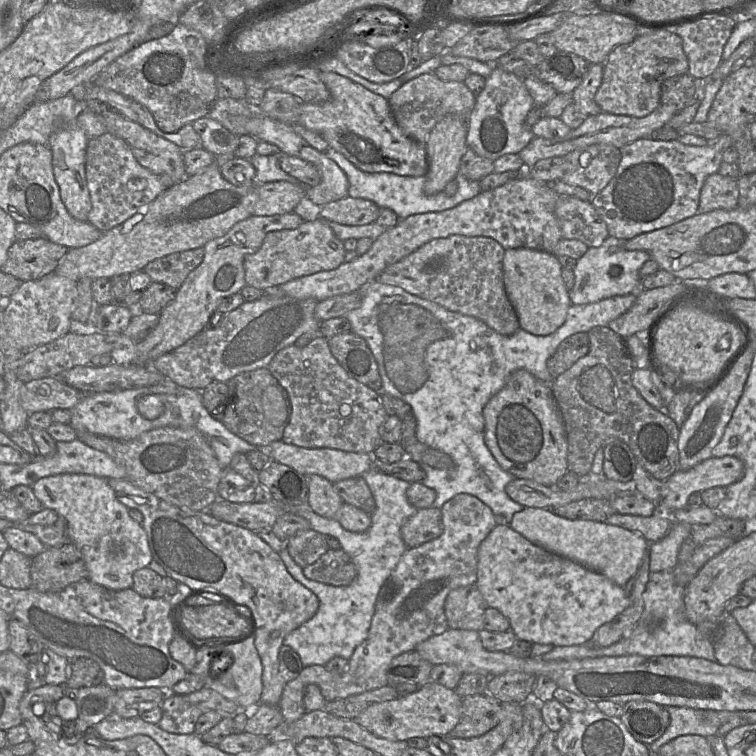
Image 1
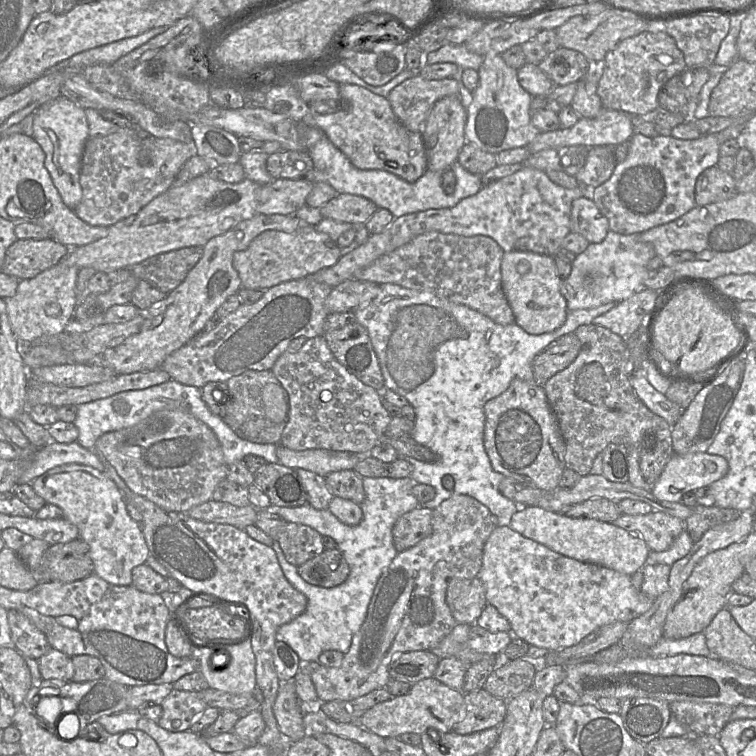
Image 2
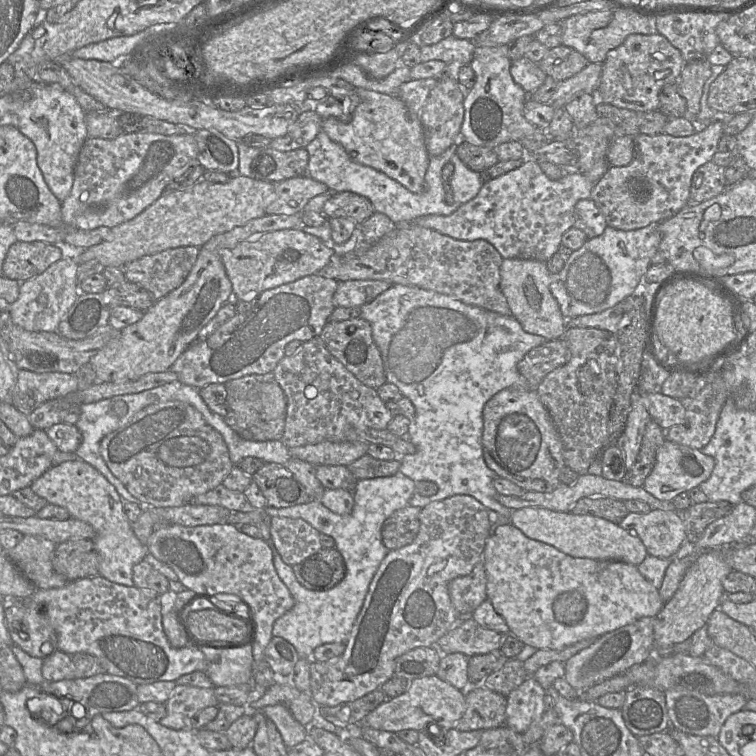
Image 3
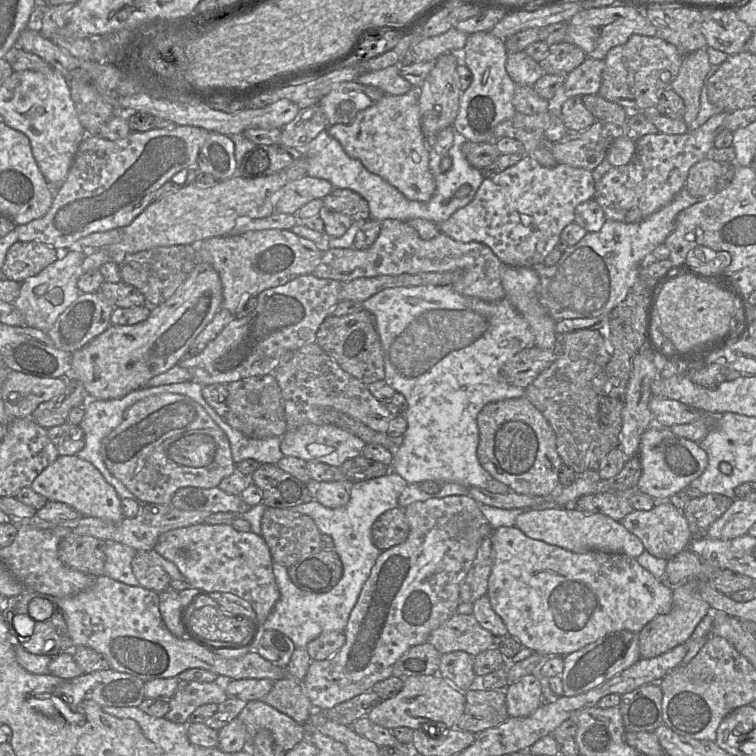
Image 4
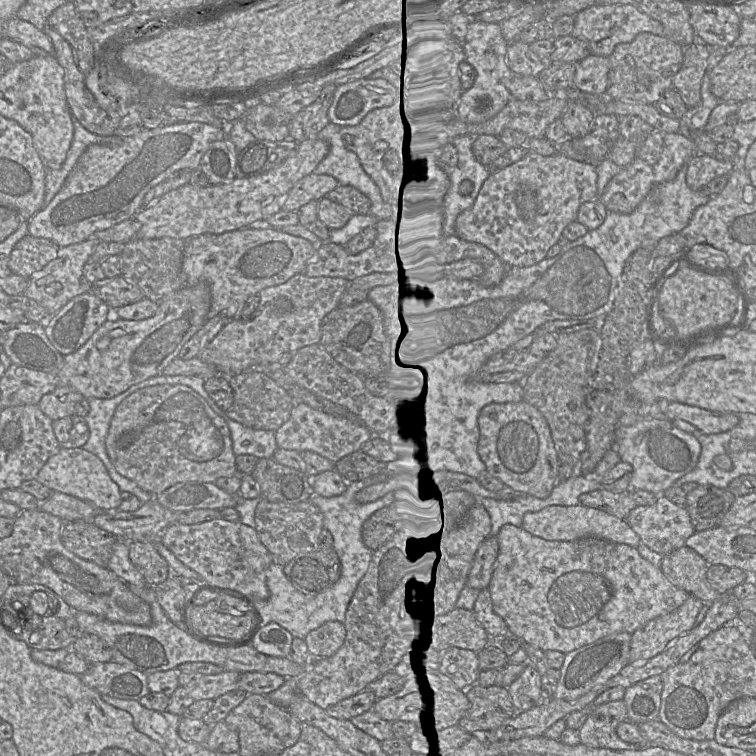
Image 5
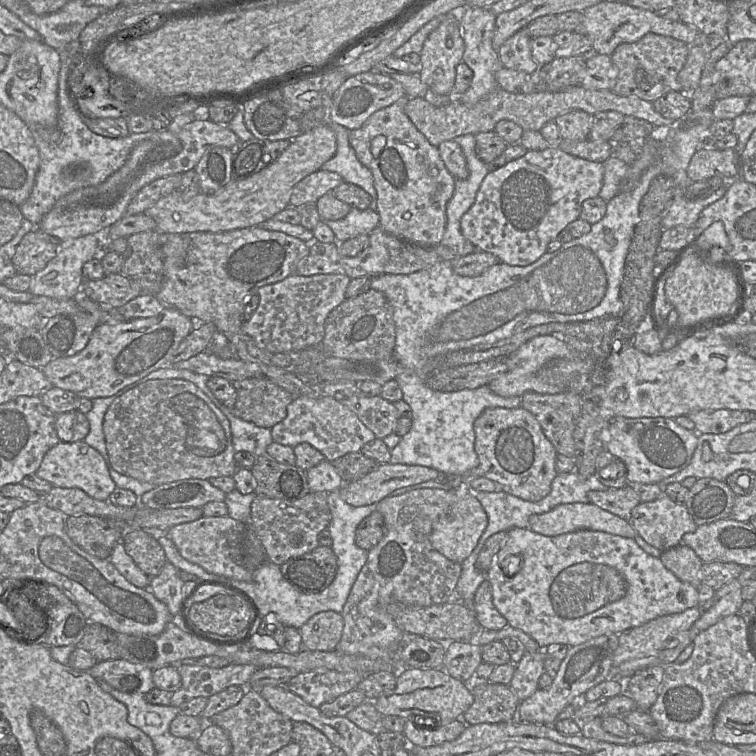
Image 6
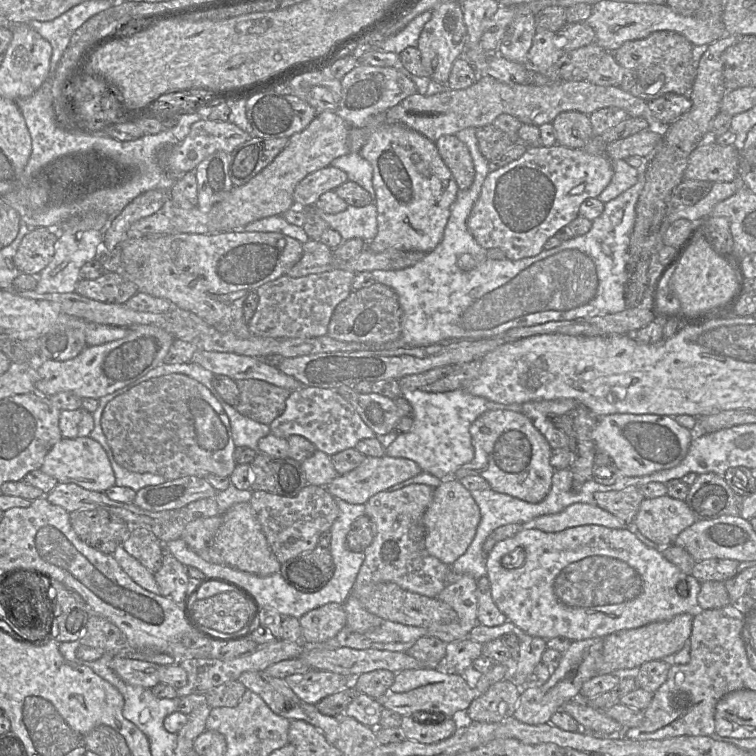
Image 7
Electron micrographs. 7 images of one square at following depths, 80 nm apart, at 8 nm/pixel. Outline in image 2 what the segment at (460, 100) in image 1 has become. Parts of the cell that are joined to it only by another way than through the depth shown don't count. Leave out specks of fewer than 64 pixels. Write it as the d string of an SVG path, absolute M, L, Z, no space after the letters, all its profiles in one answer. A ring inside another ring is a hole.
M419 74L414 75L412 78L407 79L406 81L402 82L398 86L396 86L389 94L388 100L391 105L391 108L398 118L398 120L410 131L414 132L420 132L423 135L424 126L426 123L426 120L434 106L434 104L448 96L460 96L462 100L465 102L465 108L466 108L466 100L468 98L469 93L463 89L460 82L457 80L457 78L445 78L441 80L429 80L425 79Z

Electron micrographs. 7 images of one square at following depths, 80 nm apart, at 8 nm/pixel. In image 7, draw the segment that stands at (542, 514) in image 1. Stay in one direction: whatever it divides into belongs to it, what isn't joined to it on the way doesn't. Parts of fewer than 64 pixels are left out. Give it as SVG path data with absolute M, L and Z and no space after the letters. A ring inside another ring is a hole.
M574 503L559 513L536 517L530 524L544 532L560 532L581 525L601 525L608 528L625 528L627 524L610 512L588 503Z

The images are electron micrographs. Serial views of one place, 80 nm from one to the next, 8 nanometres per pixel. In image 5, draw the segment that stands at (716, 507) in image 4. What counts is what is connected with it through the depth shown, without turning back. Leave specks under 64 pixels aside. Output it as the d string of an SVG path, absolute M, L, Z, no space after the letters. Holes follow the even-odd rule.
M698 485L687 493L685 507L695 531L703 531L718 526L734 501L728 489Z

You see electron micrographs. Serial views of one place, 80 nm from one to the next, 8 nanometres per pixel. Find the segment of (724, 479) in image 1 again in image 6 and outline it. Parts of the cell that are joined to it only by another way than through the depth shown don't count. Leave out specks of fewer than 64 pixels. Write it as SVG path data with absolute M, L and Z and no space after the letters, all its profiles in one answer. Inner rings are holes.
M614 417L607 427L605 450L626 465L627 484L658 484L690 463L697 441L697 431L692 432L679 426L672 418Z

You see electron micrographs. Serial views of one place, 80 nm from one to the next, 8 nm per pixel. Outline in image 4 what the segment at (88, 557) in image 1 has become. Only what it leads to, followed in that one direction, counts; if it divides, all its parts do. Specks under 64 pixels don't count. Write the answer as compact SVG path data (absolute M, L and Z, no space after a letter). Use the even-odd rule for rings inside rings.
M59 455L32 482L30 486L35 492L48 501L68 504L81 516L89 516L120 521L124 518L121 509L121 498L115 488L110 485L101 472L90 462L77 455ZM105 541L105 575L127 585L139 586L131 567L131 561L136 552L134 548L125 544L116 541Z

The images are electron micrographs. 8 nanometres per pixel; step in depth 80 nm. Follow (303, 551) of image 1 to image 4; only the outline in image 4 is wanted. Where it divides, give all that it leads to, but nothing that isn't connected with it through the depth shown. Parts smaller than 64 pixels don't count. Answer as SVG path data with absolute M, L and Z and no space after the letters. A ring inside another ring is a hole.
M267 507L261 518L261 536L269 547L274 562L288 568L301 558L321 550L320 531L314 520L290 508Z

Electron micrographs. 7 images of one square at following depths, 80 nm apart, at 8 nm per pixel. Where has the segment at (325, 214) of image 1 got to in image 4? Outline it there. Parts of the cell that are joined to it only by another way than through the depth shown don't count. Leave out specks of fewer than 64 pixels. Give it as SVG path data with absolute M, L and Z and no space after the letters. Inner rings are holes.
M334 188L329 195L323 198L323 201L326 208L344 214L352 221L370 219L368 201L350 189Z

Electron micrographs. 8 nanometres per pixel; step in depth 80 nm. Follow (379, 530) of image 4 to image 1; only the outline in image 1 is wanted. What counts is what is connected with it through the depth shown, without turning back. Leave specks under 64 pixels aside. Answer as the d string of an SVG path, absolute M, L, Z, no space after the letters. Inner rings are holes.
M433 507L419 509L401 526L401 537L407 548L436 539L442 532L441 509Z

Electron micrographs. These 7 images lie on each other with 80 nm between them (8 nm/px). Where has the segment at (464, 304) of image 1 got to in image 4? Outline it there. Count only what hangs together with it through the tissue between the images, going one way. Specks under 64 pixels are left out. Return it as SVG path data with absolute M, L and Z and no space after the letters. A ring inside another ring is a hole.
M385 219L381 222L378 238L369 248L362 250L329 248L324 252L320 263L311 274L318 278L334 279L346 283L361 277L461 270L460 279L451 284L455 291L483 301L497 302L505 298L500 277L502 265L500 259L485 244L463 243L441 232L433 239L424 240L407 222Z

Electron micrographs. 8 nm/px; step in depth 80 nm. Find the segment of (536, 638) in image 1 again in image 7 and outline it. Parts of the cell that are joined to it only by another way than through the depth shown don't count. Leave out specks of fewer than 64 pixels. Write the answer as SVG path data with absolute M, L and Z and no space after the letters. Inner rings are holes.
M531 525L525 526L513 537L495 544L487 555L486 567L492 598L499 610L526 634L545 640L565 637L574 642L604 638L620 630L639 628L699 610L701 583L668 561L660 551L646 546L628 526L615 529L581 525L560 532L544 532ZM509 553L519 553L522 559L519 567L507 569L502 566L503 557ZM681 581L686 581L688 590L677 591Z

